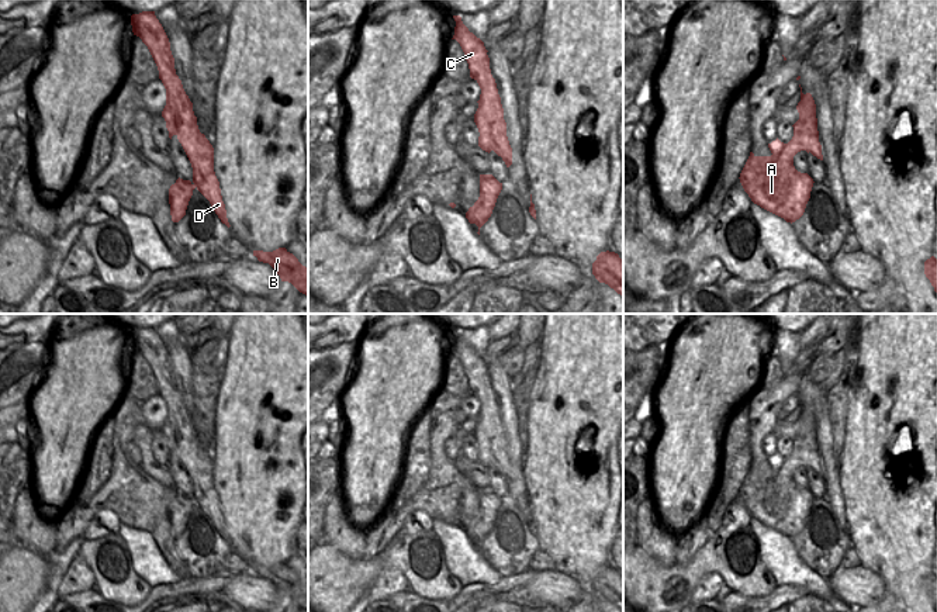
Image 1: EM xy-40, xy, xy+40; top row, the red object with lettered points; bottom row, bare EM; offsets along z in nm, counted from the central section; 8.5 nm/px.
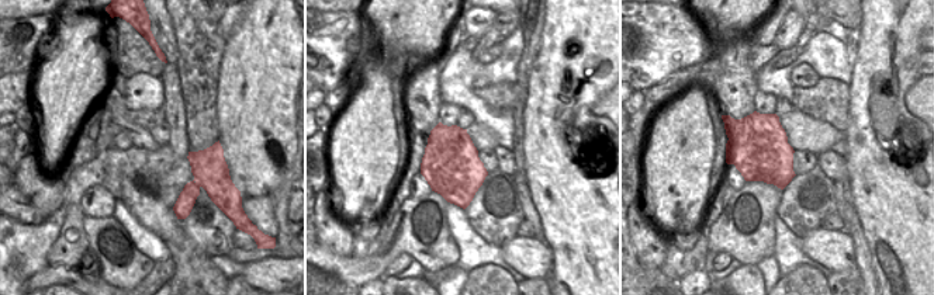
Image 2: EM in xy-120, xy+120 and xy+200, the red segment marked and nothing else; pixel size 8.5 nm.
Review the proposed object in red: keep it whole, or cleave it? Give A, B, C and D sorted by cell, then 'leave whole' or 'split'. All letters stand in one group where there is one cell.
groups A / B C D; split

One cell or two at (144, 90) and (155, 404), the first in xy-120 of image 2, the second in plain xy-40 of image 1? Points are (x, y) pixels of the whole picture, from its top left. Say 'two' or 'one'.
one

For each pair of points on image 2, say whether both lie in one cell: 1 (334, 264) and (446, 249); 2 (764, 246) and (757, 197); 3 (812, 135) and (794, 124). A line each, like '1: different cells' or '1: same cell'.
1: same cell
2: same cell
3: same cell

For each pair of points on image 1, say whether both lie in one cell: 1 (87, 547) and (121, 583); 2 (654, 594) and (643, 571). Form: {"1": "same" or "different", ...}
{"1": "same", "2": "same"}

